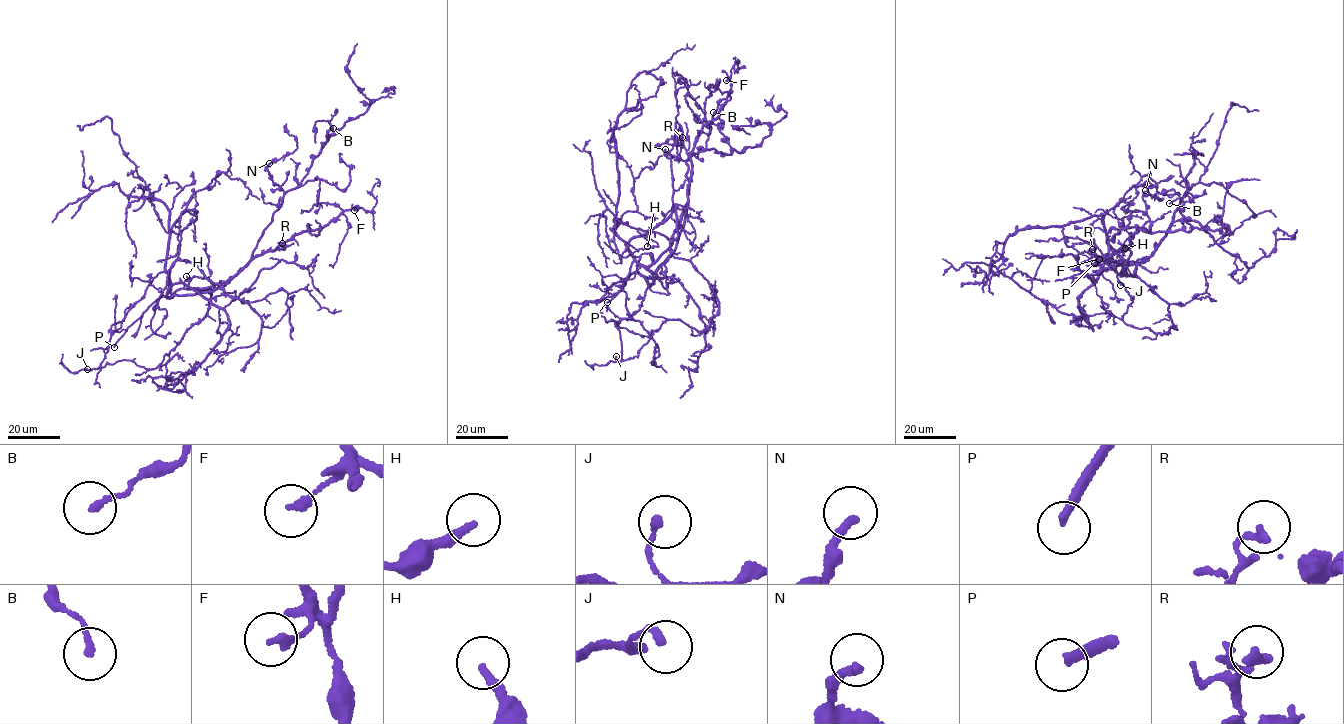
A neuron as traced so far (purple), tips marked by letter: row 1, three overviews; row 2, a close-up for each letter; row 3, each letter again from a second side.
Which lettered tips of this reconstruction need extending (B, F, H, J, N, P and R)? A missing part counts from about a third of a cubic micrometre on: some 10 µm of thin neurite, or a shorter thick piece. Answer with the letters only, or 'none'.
H, N, P

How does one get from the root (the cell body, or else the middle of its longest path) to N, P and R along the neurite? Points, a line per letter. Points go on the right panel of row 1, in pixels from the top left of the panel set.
N: (1125, 273), (1120, 274), (1131, 253), (1129, 237), (1149, 219), (1142, 199), (1145, 190)
P: (1125, 273), (1126, 260), (1115, 250), (1111, 257), (1094, 263)
R: (1125, 273), (1120, 274), (1124, 269), (1121, 264), (1093, 254), (1092, 249)

